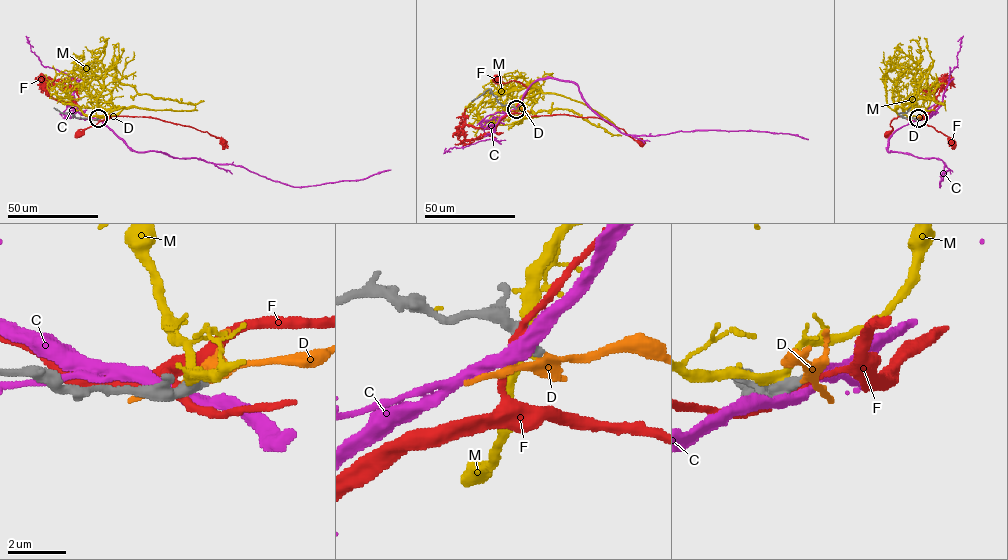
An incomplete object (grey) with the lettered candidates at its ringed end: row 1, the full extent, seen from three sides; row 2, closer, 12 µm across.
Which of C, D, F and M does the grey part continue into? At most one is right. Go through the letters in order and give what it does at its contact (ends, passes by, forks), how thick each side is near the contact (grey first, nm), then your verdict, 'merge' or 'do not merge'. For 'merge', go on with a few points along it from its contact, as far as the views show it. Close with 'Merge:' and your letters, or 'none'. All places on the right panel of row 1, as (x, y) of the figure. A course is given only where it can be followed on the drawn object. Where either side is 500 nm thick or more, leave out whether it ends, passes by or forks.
C: 550/460 nm | do not merge
D: it forks | 400/280 nm | merge
F: 600/240 nm | do not merge
M: 550/320 nm | do not merge
Merge: D

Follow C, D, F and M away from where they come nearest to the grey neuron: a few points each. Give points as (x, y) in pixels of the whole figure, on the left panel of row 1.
C: (98, 119), (135, 151), (160, 151), (178, 158), (241, 166), (293, 187), (364, 179), (390, 169)
D: (98, 119), (112, 116)
F: (97, 119), (110, 116), (79, 135)
M: (98, 119), (123, 108), (97, 104), (103, 78), (121, 56), (116, 77), (138, 93), (204, 101)

